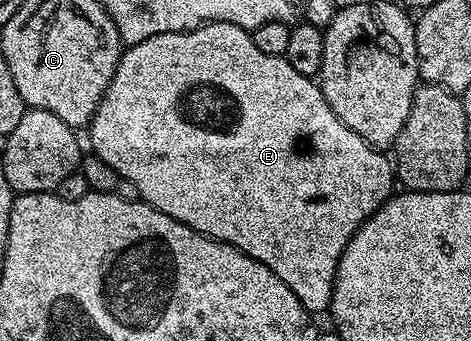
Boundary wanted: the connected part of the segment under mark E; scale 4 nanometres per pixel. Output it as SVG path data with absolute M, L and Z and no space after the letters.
M204 23L202 27L196 27L190 31L176 31L175 33L159 33L155 37L147 37L147 41L139 41L132 44L128 49L121 52L121 64L115 69L115 73L111 77L111 81L107 85L107 89L103 93L103 97L99 101L99 105L93 114L93 120L89 122L87 128L89 134L89 143L92 154L99 156L103 161L107 161L107 165L111 165L111 169L115 169L115 173L122 179L127 181L135 181L135 185L139 185L139 193L141 199L154 207L156 211L167 213L167 217L175 217L175 221L185 223L191 229L195 229L199 233L203 233L207 237L217 239L220 243L232 243L234 247L240 249L245 255L250 255L253 259L259 260L263 265L267 265L267 269L271 269L271 273L275 273L275 277L279 277L279 281L283 281L290 289L291 293L295 293L295 297L299 297L301 304L311 313L328 312L329 303L333 300L333 279L337 276L337 266L341 260L343 249L351 241L351 237L363 223L366 223L376 211L385 204L394 194L395 188L395 167L384 150L378 149L370 145L367 141L363 141L363 137L359 137L359 133L355 133L351 129L347 129L347 125L343 125L343 121L339 121L339 117L335 117L335 113L331 109L331 105L327 105L327 101L323 97L320 86L310 76L298 73L296 69L291 69L291 65L283 55L268 55L259 50L259 45L255 45L252 34L239 25L231 25L230 23Z

